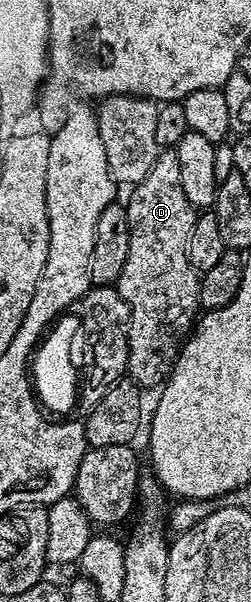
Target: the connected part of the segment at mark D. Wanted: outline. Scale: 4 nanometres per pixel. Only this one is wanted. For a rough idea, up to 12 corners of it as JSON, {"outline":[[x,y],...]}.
{"outline":[[164,149],[126,202],[127,378],[159,388],[198,319],[198,211]]}

